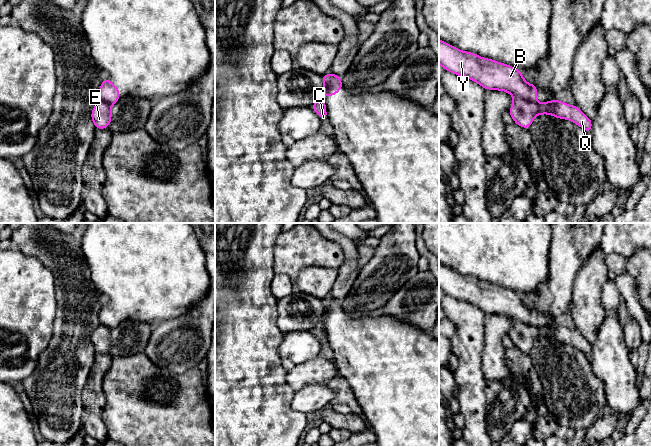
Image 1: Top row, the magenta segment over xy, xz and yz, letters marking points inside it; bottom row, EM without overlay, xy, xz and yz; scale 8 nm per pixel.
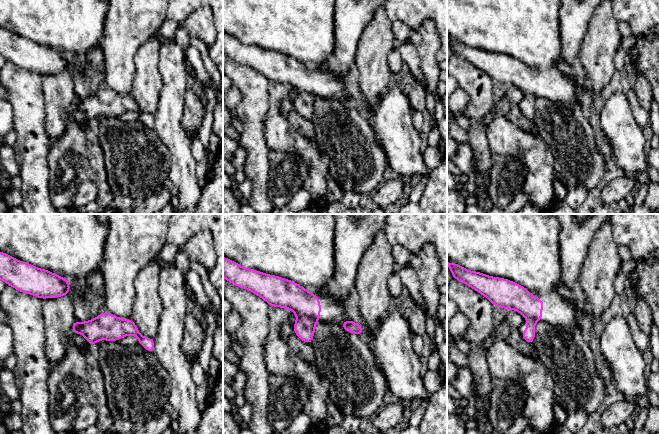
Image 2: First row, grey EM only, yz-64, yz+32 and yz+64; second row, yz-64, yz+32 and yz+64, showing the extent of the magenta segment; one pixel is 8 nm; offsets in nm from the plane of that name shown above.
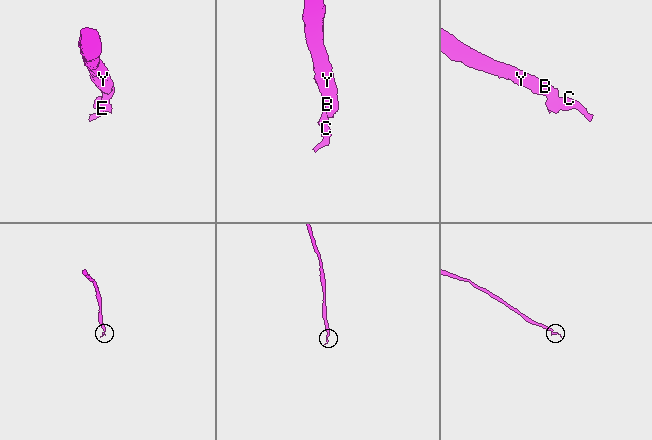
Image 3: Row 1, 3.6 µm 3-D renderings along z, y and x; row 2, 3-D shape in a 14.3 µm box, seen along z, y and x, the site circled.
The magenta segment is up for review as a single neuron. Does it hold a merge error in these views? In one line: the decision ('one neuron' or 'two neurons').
two neurons

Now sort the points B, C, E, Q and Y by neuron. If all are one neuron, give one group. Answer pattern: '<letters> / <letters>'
B Y / C E Q

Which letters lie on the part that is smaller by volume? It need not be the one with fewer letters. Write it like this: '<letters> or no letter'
C, E, Q

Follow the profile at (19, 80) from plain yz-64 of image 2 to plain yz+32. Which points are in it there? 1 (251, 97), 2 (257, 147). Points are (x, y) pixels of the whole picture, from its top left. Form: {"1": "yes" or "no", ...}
{"1": "yes", "2": "yes"}

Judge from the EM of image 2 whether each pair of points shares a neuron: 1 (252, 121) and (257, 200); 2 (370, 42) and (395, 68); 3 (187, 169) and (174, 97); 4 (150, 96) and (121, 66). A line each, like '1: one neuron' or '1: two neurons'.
1: one neuron
2: two neurons
3: one neuron
4: two neurons

